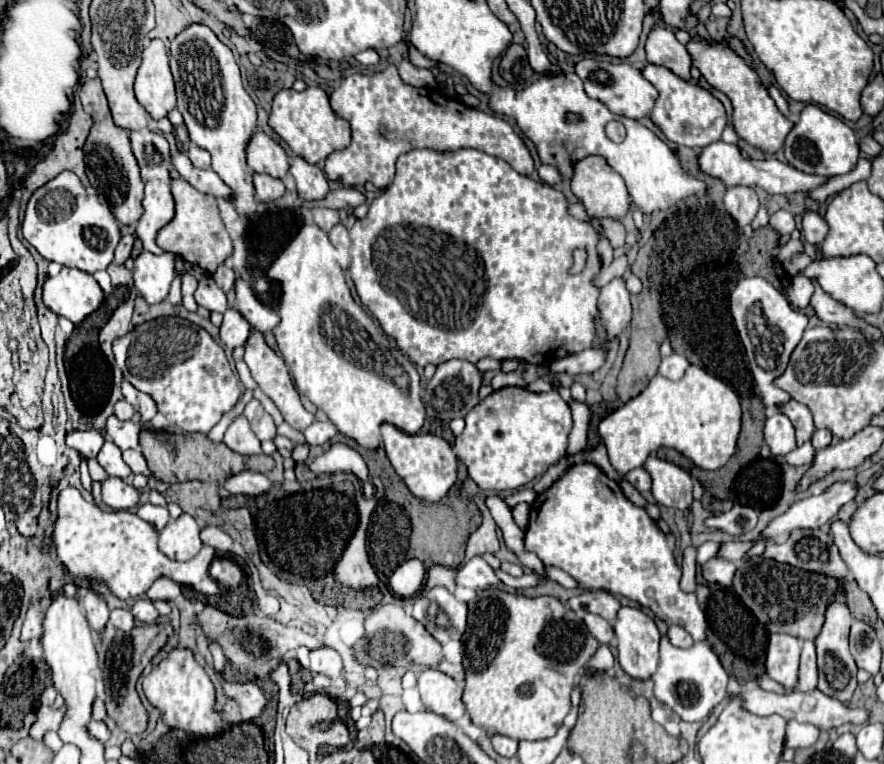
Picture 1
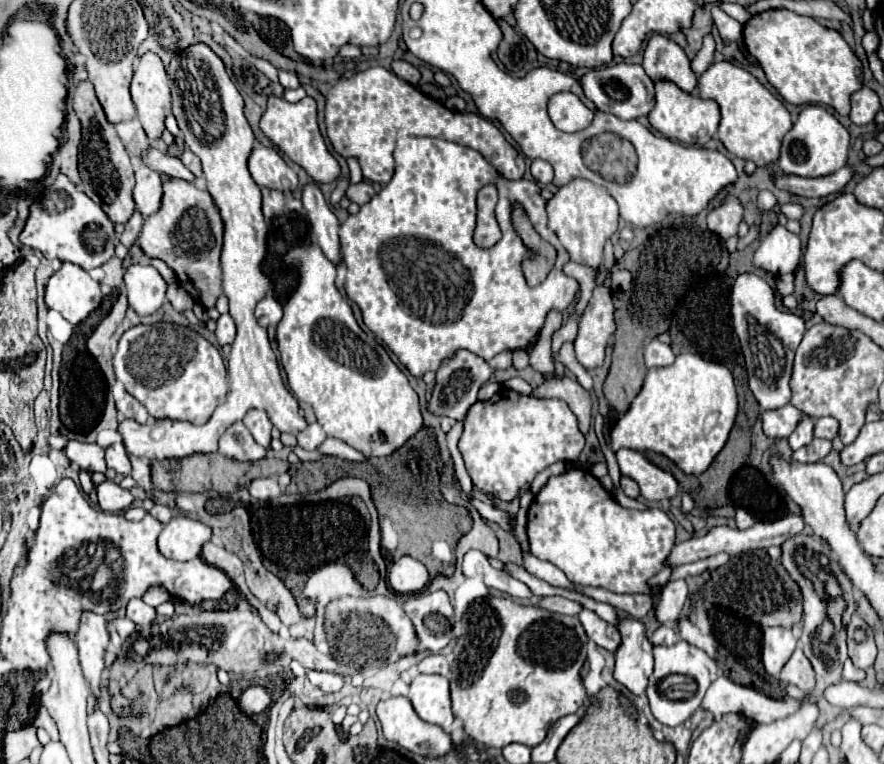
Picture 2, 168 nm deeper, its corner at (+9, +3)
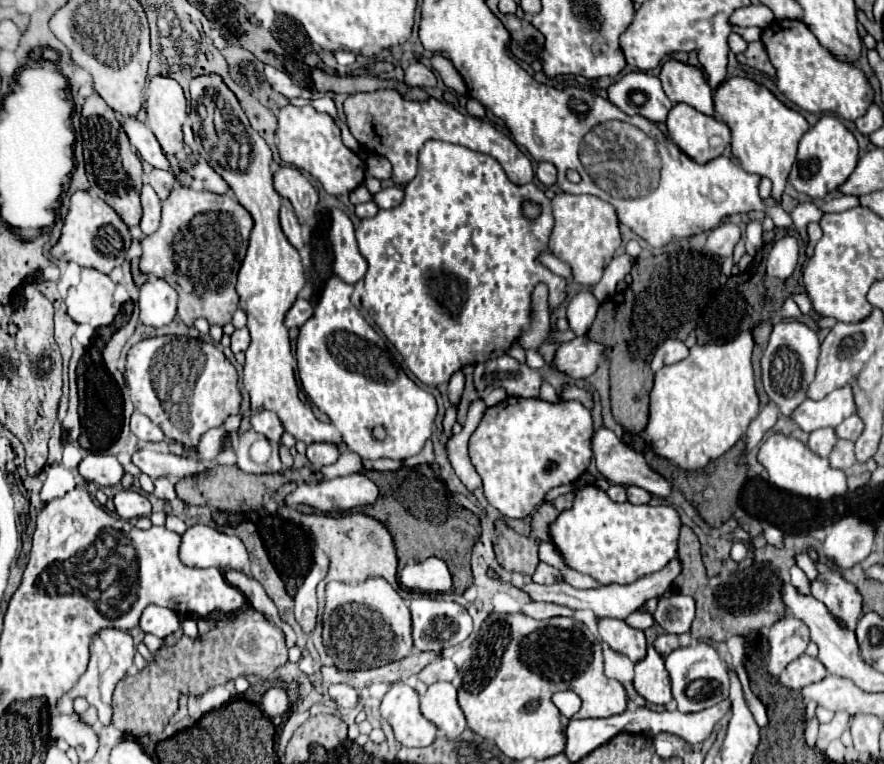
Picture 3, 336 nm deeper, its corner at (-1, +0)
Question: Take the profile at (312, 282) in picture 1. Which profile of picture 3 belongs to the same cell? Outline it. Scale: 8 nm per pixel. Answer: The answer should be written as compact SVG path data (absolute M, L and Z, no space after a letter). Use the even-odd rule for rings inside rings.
M331 210L331 244L335 252L333 274L336 276L329 278L327 290L321 292L321 298L315 304L313 318L301 326L297 338L297 364L303 390L311 404L325 412L337 426L347 448L361 458L411 458L419 454L431 438L437 402L431 392L419 388L401 368L389 362L385 340L353 306L353 286L349 284L355 284L365 276L367 260L357 248L351 220L341 210ZM373 426L385 428L385 440L379 442L373 438Z

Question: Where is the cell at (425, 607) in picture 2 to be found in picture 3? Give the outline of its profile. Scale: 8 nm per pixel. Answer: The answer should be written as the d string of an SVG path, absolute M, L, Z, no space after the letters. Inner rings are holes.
M417 594L409 600L409 610L411 610L411 636L413 636L413 646L421 652L425 650L433 650L433 652L441 652L449 646L457 646L461 644L473 630L473 622L469 612L455 604L455 602L447 602L447 600L439 600L439 598L431 598L427 594Z

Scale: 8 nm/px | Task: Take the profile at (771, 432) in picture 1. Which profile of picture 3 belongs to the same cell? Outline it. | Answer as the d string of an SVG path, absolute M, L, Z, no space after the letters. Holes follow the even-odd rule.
M843 386L827 394L823 400L807 398L793 412L793 422L805 432L813 432L827 426L835 428L853 412L855 412L855 400L853 400L851 386Z

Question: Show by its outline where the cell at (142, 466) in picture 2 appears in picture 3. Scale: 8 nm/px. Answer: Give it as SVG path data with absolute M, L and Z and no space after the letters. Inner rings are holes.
M167 478L155 480L155 492L153 492L153 494L159 496L159 498L163 498L163 500L173 500L173 498L177 498L177 494L175 494L175 484L171 484Z

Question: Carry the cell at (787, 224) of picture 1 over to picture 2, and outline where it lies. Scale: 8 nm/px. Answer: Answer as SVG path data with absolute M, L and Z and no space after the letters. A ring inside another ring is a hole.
M787 203L787 205L781 205L781 213L787 219L801 219L803 217L803 207L799 203Z

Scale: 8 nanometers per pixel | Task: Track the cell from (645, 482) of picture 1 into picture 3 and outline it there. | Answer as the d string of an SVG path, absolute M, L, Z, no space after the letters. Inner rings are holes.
M629 486L627 488L627 502L631 504L647 504L651 500L651 494L639 486Z

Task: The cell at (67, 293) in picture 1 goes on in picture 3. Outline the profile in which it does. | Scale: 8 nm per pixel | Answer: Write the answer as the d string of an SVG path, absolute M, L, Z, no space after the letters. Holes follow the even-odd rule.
M83 268L79 284L69 288L65 298L67 312L77 324L89 324L93 328L109 326L121 308L113 292L115 282L107 274L95 268Z

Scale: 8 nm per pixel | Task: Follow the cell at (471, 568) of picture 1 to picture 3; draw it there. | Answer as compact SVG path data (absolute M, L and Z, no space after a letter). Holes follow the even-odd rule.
M671 560L663 570L653 572L649 576L643 576L631 584L609 584L609 586L601 586L595 590L579 590L569 586L567 582L555 582L549 586L541 586L541 584L521 584L521 590L525 590L533 600L541 600L541 602L553 602L553 604L561 604L567 606L571 610L591 610L595 614L595 618L627 618L631 612L639 610L647 600L651 598L661 598L665 594L665 590L671 588L673 580L679 576L681 572L681 564L679 560Z

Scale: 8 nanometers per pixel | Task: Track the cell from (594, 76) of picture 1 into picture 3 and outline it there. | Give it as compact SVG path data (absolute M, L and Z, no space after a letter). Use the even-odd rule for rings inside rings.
M629 72L609 86L609 102L619 106L625 114L641 114L651 122L665 122L673 108L659 78L647 72Z

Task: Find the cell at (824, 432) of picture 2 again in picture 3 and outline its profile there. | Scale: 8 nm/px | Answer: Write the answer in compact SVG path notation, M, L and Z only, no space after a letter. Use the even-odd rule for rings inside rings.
M853 414L853 416L849 416L847 420L843 420L837 428L835 428L835 432L837 432L837 436L839 438L845 438L845 440L857 440L859 436L861 436L861 432L863 432L863 420L857 416L857 414Z

